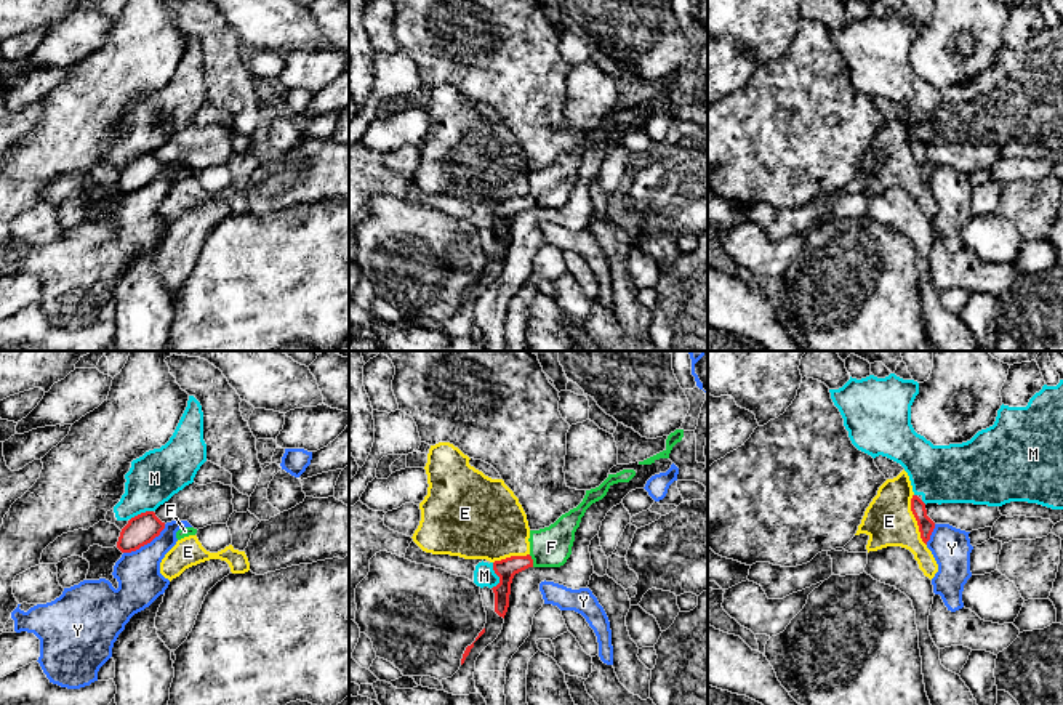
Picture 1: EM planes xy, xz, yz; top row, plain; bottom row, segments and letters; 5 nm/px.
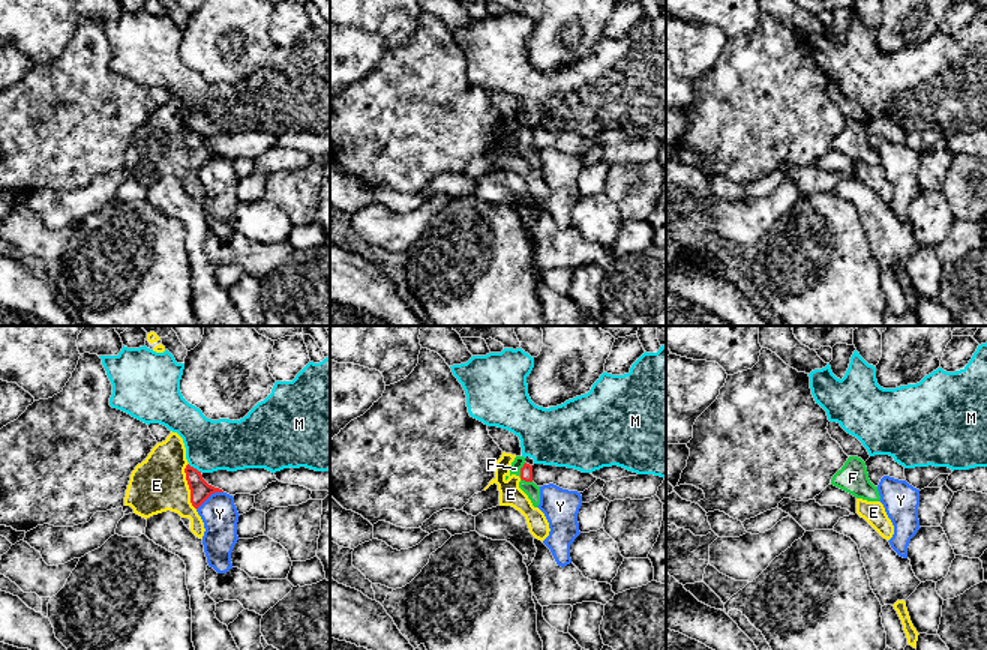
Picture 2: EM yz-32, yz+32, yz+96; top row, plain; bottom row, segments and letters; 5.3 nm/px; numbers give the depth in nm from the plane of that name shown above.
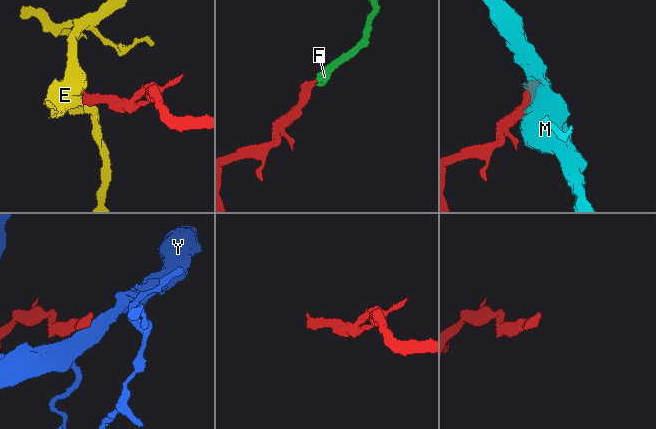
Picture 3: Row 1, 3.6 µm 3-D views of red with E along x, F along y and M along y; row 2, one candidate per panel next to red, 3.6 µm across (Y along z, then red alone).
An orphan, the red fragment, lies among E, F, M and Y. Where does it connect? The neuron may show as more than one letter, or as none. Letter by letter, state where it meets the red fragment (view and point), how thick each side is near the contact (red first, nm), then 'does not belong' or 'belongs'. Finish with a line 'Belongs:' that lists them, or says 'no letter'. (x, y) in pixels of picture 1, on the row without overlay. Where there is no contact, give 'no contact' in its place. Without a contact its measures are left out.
E: meets red in yz at (916, 161); 80 nm thick on the red side, 260 nm on the other; does not belong
F: meets red in xz at (532, 202); 100 nm thick on the red side, 200 nm on the other; belongs
M: meets red in xz at (497, 215); 100 nm thick on the red side, 110 nm on the other; does not belong
Y: meets red in xy at (146, 185); 150 nm thick on the red side, 220 nm on the other; does not belong
Belongs: F

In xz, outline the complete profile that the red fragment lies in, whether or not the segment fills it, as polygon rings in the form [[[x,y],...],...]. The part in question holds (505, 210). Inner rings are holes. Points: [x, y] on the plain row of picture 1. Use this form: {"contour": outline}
{"contour": [[[623,111],[608,119],[596,130],[586,131],[583,143],[562,155],[554,165],[540,171],[530,171],[530,194],[527,197],[511,197],[493,203],[493,212],[499,224],[493,228],[495,253],[504,260],[509,248],[511,224],[515,215],[528,208],[560,208],[572,195],[575,173],[580,168],[586,151],[602,141],[608,130],[618,123],[629,123],[636,117],[634,111]]]}

